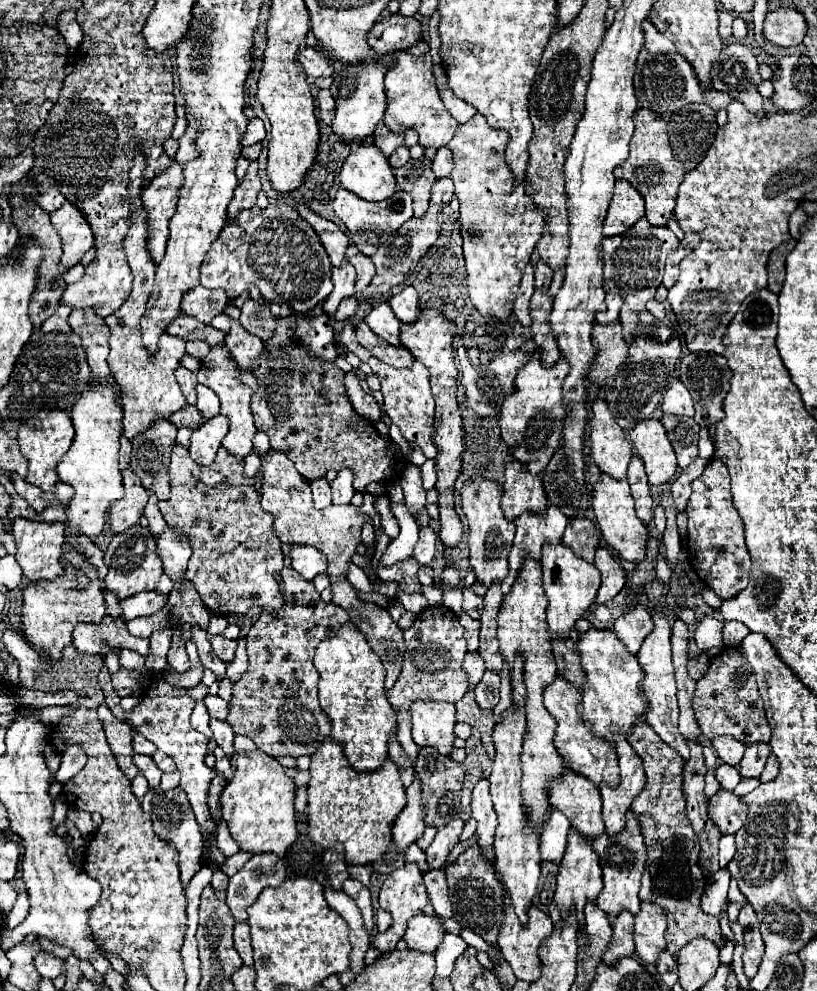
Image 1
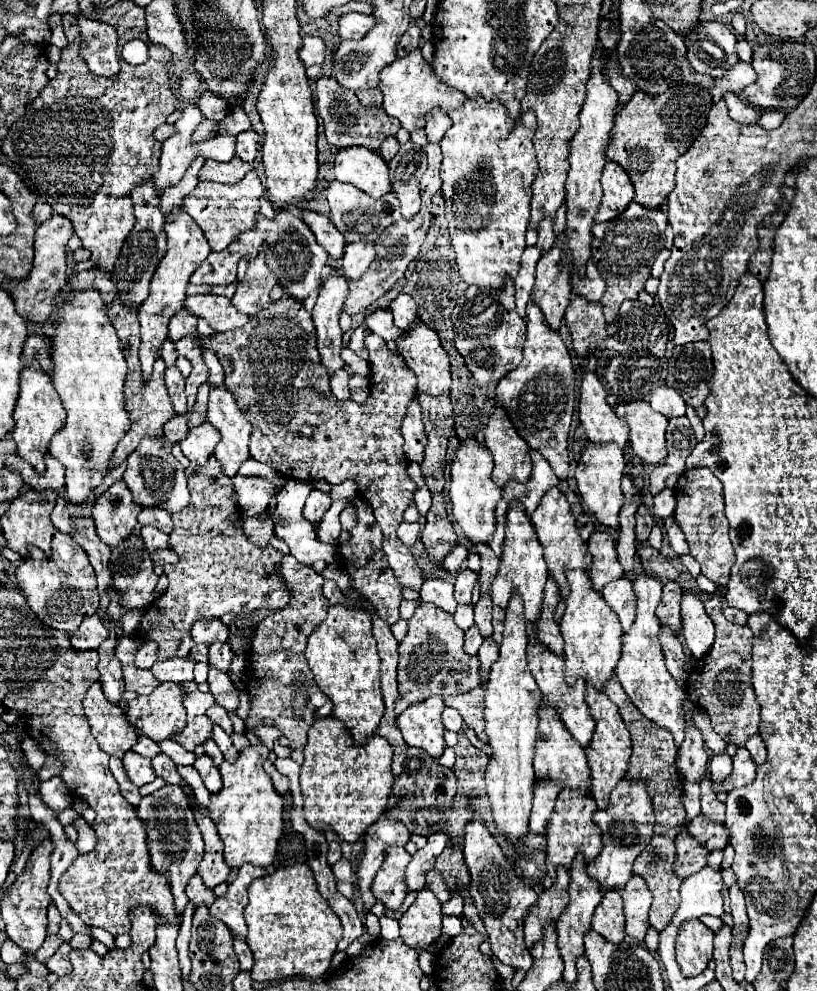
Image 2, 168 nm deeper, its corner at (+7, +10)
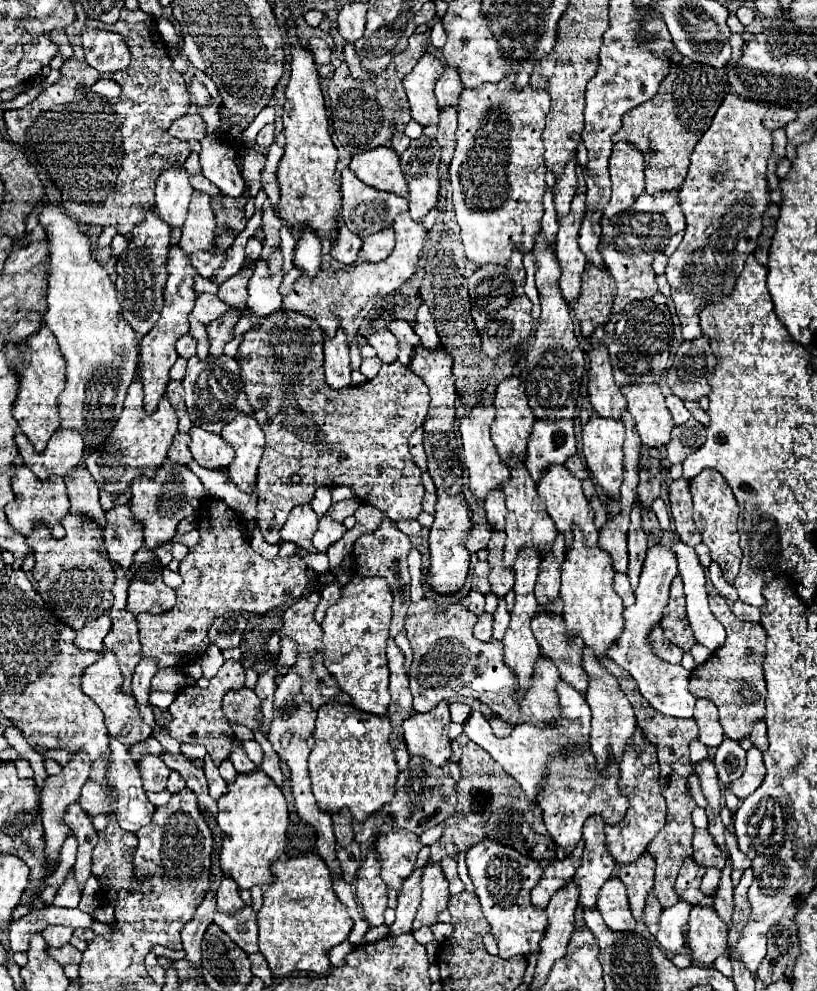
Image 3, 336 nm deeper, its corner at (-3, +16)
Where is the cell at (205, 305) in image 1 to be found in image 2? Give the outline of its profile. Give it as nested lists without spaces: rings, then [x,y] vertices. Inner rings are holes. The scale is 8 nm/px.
[[[180,310],[180,314],[176,314],[176,318],[172,318],[170,322],[170,330],[168,330],[168,340],[172,342],[178,342],[180,338],[188,336],[188,334],[194,334],[196,332],[196,322],[198,318],[192,318],[188,314],[188,310]]]

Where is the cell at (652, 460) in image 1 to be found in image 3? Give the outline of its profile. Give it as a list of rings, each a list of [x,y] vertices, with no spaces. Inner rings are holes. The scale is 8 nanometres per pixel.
[[[632,384],[622,386],[622,394],[628,400],[628,410],[636,420],[642,444],[662,448],[670,442],[674,420],[664,404],[664,394],[658,384]]]

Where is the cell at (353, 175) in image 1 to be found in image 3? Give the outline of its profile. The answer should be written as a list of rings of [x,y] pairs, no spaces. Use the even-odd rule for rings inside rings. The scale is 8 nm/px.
[[[376,148],[370,152],[356,154],[350,160],[348,168],[358,176],[358,180],[376,190],[408,196],[408,186],[400,168],[400,158],[392,148]]]

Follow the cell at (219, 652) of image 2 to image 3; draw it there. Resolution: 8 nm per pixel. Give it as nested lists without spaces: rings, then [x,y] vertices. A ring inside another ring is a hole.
[[[226,660],[224,666],[218,670],[218,674],[210,680],[208,688],[184,686],[168,708],[168,712],[172,714],[172,720],[168,724],[170,736],[184,744],[202,744],[216,764],[226,760],[230,756],[230,740],[232,740],[234,732],[230,730],[230,724],[222,712],[222,698],[224,698],[226,690],[242,688],[242,684],[244,684],[242,664],[238,660]]]

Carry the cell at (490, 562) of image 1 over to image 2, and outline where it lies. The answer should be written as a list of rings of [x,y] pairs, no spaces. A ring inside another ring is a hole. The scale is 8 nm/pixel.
[[[462,442],[454,454],[452,462],[452,478],[450,478],[450,500],[452,500],[452,514],[454,520],[460,524],[464,534],[474,542],[486,542],[492,538],[494,532],[494,508],[502,498],[502,488],[498,488],[490,474],[492,474],[492,454],[488,454],[486,446],[480,442]]]

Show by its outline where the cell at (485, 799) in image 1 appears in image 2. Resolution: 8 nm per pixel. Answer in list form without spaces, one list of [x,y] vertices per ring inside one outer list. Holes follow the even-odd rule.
[[[474,820],[466,826],[464,836],[464,862],[470,870],[470,884],[468,892],[472,894],[472,900],[478,908],[478,914],[486,926],[488,942],[492,946],[492,954],[502,964],[508,964],[512,968],[530,970],[532,968],[532,956],[528,952],[528,946],[524,944],[524,914],[528,912],[528,906],[532,906],[538,898],[538,894],[532,890],[530,884],[526,884],[518,874],[514,864],[506,858],[502,848],[494,842],[492,834],[486,830],[482,820]]]

